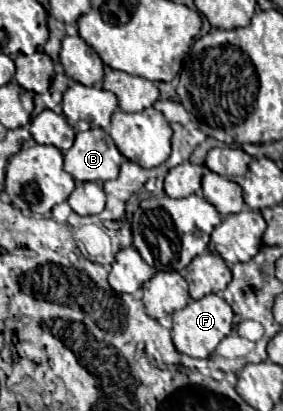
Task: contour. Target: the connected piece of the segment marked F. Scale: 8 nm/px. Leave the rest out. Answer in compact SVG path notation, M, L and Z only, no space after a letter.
M206 295L202 299L188 299L188 305L176 313L172 313L172 321L174 321L174 327L172 327L172 343L174 347L188 355L188 357L210 357L216 349L216 345L232 331L232 309L230 305L218 297L218 295Z

